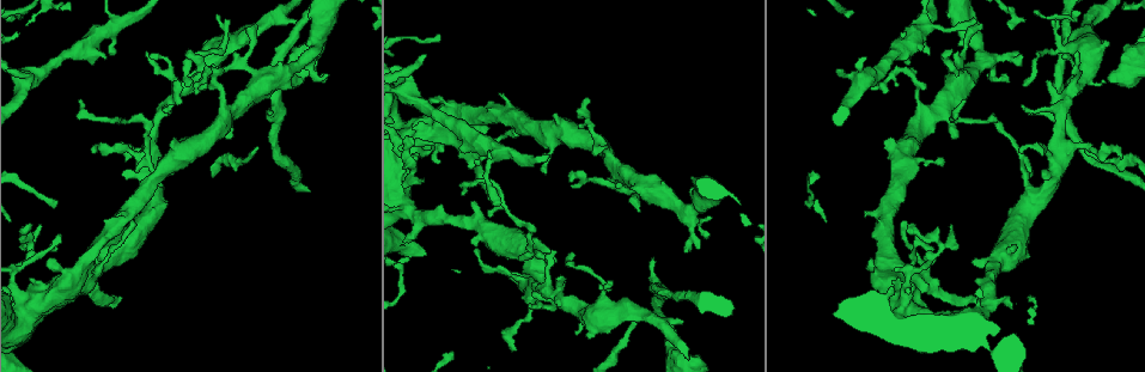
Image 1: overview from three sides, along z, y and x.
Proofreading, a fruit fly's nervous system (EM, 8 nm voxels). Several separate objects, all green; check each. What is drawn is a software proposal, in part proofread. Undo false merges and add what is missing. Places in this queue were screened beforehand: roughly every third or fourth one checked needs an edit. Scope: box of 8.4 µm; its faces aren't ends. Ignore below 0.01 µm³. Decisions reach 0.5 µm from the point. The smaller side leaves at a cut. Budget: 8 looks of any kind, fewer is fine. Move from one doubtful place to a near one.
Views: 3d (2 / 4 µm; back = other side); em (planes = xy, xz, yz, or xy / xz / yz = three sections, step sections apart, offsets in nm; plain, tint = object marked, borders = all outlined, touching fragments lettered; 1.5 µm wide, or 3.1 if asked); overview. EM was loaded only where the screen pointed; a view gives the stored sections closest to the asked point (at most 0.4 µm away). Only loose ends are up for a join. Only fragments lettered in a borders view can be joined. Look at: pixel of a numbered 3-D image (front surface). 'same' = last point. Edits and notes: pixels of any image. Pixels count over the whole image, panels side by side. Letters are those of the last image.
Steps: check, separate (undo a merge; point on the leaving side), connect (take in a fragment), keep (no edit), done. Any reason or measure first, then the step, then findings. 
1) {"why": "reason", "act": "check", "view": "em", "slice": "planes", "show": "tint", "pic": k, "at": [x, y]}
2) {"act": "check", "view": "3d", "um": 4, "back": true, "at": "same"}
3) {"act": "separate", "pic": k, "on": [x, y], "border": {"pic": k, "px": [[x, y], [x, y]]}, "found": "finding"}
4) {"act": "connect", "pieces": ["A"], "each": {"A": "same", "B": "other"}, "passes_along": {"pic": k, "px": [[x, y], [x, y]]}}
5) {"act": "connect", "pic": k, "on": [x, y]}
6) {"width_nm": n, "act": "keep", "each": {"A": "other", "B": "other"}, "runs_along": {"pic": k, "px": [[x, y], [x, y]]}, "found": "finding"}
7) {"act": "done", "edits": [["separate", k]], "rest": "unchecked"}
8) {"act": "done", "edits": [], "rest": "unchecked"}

{"why": "an open end", "act": "check", "view": "em", "slice": "yz", "step": 4, "show": "tint", "pic": 1, "at": [958, 135]}

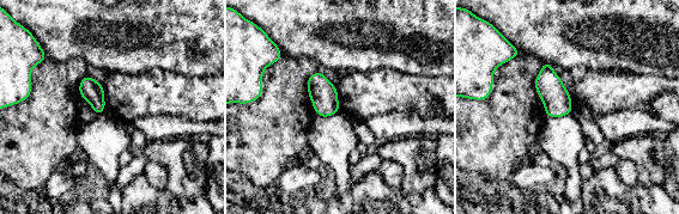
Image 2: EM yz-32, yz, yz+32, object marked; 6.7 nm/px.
{"act": "check", "view": "em", "slice": "planes", "show": "borders", "at": "same"}

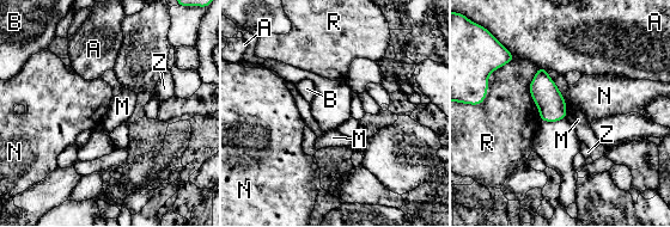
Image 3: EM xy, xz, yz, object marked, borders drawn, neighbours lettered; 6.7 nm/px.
{"act": "keep", "each": {"A": "other", "B": "other", "M": "other", "N": "other", "R": "other", "Z": "other"}, "border": {"pic": 3, "px": [[564, 97], [567, 108]]}, "found": "no lettered fragment goes on from it"}

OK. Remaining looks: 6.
{"why": "branch stops here", "act": "check", "view": "3d", "um": 2, "pic": 1, "at": [652, 260]}

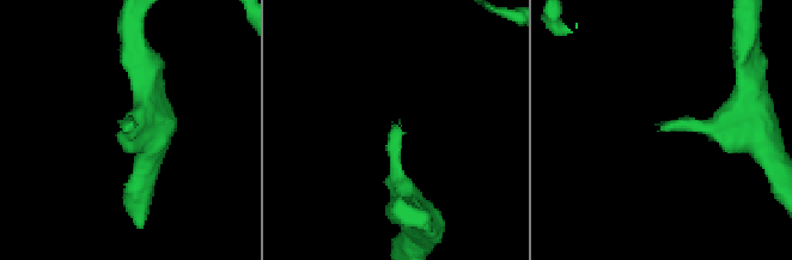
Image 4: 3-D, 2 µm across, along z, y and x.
{"why": "shape alone is not enough", "act": "check", "view": "em", "slice": "planes", "show": "borders", "pic": 4, "at": [399, 122]}

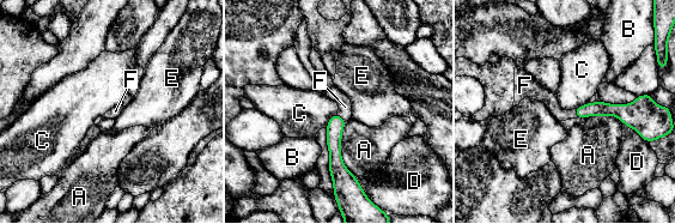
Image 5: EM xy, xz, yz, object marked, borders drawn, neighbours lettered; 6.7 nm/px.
{"longest_contact_nm": ["A", 380], "act": "connect", "pieces": ["F"], "each": {"A": "other", "B": "other", "C": "other", "D": "other", "E": "other", "F": "same"}, "passes_along": {"pic": 5, "px": [[335, 125], [340, 117], [345, 107]]}, "found": "it goes on there"}

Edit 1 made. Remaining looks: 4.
{"why": "redraw", "act": "check", "view": "overview"}

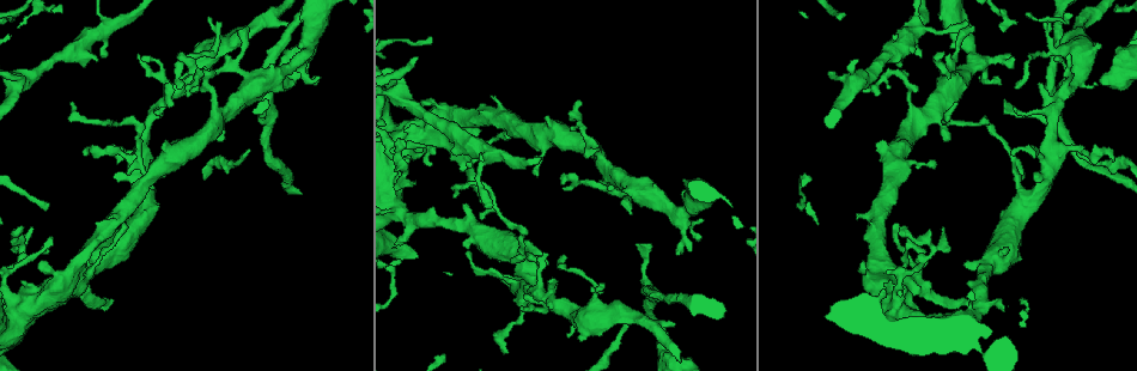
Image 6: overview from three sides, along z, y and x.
{"why": "branch stops here", "act": "check", "view": "em", "slice": "xz", "step": 8, "show": "borders", "pic": 6, "at": [1101, 81]}

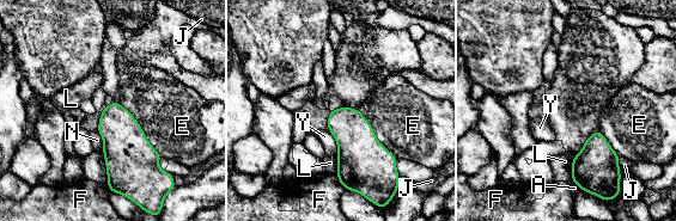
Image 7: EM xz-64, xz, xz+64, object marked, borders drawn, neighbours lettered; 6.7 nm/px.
{"act": "keep", "each": {"A": "other", "E": "other", "F": "other", "J": "other", "L": "other", "N": "other", "Y": "other"}, "border": {"pic": 7, "px": [[116, 99], [163, 157]]}, "found": "no lettered fragment goes on from it"}

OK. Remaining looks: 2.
{"act": "done", "edits": [["connect", 5]], "rest": "unchecked"}

